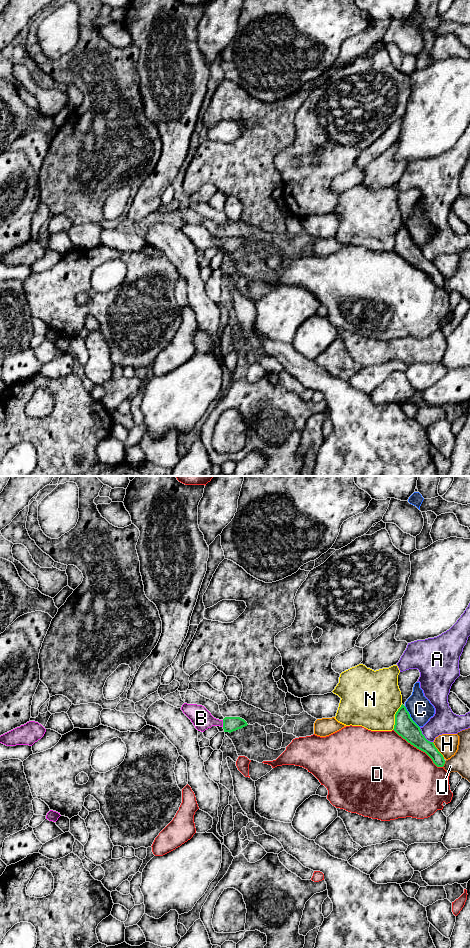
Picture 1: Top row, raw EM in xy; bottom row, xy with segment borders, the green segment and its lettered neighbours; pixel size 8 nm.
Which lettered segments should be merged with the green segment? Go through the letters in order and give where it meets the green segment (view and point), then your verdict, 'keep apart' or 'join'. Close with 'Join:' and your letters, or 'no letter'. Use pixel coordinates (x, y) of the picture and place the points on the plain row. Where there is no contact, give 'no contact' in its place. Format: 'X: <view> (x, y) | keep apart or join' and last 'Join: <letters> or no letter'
A: xy (424, 256) | keep apart
B: xy (223, 243) | join
C: xy (410, 237) | keep apart
D: xy (418, 268) | keep apart
H: xy (437, 270) | keep apart
N: xy (395, 237) | keep apart
U: xy (444, 283) | keep apart
Join: B

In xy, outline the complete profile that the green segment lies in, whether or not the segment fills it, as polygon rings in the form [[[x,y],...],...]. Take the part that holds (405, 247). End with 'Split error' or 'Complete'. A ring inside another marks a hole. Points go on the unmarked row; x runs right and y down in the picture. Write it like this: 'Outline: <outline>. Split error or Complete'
Outline: [[[402,224],[395,234],[393,249],[399,256],[417,269],[425,272],[437,287],[443,287],[445,280],[433,262],[428,261],[420,247],[412,240],[406,227]]]. Complete

